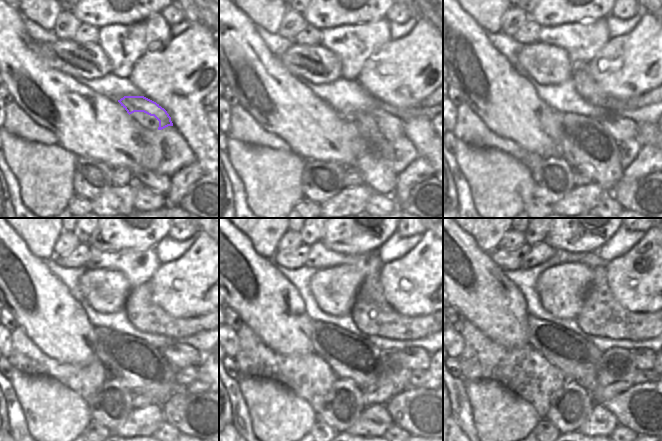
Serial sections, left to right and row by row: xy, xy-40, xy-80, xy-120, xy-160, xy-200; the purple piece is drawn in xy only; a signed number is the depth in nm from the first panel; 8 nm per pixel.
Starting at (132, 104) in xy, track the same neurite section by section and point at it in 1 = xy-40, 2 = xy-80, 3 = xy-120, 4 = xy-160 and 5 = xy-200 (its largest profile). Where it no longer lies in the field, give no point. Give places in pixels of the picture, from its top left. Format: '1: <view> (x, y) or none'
1: xy-40 (393, 126)
2: xy-80 (622, 129)
3: xy-120 (179, 355)
4: xy-160 (415, 358)
5: xy-200 (645, 358)

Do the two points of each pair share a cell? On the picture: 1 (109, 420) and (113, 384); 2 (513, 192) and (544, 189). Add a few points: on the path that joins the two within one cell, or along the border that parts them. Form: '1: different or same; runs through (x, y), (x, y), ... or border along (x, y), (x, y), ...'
1: same; runs through (109, 411), (114, 399), (114, 393)
2: different; border along (530, 172), (533, 197)

